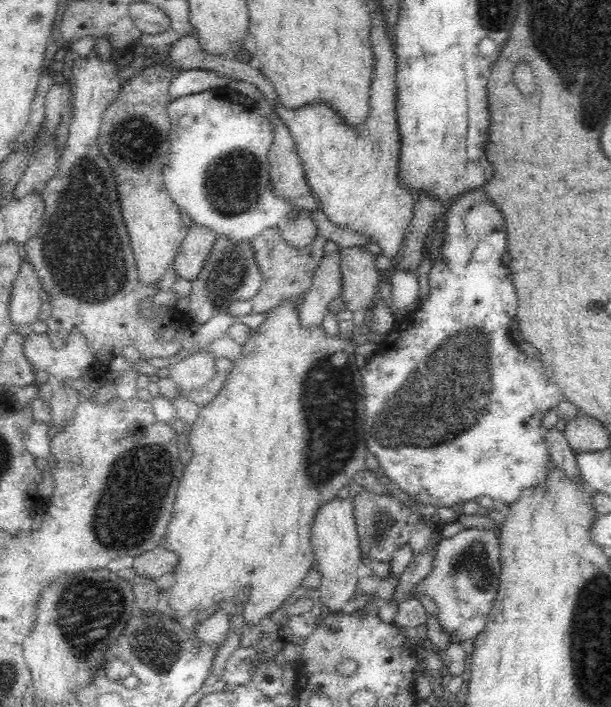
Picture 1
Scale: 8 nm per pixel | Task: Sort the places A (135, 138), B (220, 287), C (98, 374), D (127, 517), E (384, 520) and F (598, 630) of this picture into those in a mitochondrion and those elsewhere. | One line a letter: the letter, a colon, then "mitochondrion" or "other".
A: mitochondrion
B: mitochondrion
C: other
D: mitochondrion
E: mitochondrion
F: mitochondrion

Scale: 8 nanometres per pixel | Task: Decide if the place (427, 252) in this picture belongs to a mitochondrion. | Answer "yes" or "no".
no

